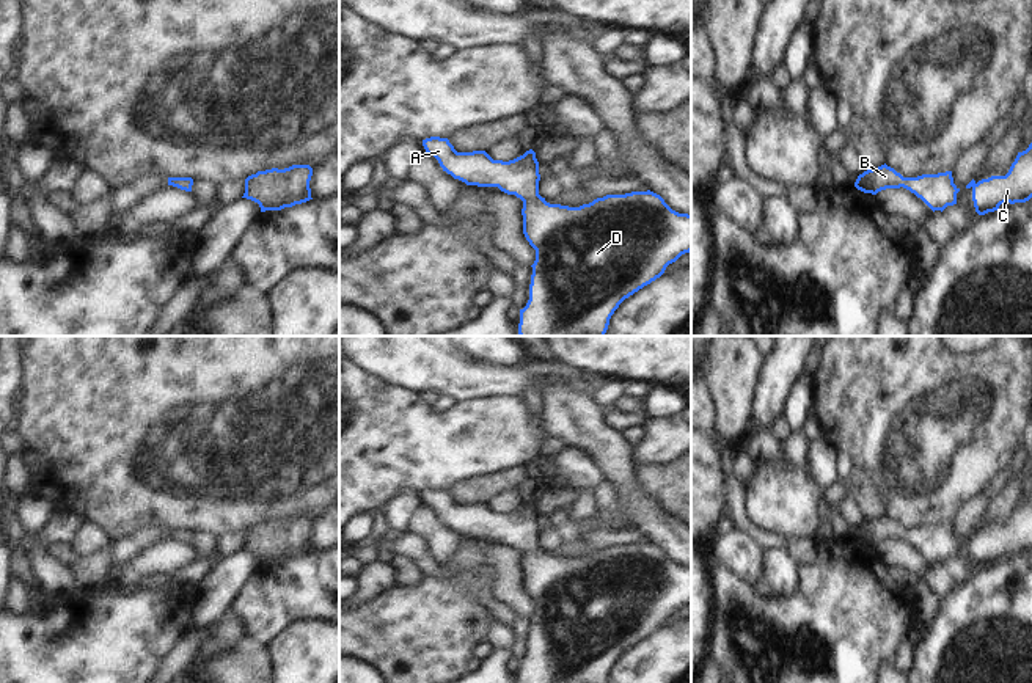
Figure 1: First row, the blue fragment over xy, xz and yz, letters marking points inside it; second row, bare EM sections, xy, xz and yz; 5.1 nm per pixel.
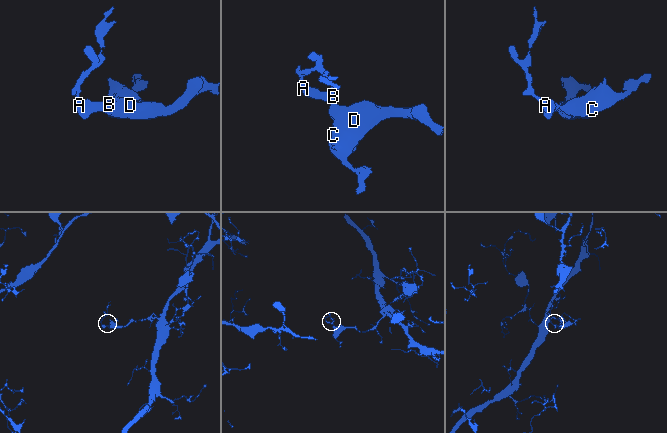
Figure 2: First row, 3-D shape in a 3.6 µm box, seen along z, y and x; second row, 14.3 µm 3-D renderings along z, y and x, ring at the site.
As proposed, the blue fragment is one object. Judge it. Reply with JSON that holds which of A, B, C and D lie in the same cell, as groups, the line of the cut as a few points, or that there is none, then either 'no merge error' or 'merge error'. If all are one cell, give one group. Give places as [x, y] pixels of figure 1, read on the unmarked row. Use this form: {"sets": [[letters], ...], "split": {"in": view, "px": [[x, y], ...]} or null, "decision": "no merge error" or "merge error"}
{"sets": [["A", "B", "C", "D"]], "split": null, "decision": "no merge error"}

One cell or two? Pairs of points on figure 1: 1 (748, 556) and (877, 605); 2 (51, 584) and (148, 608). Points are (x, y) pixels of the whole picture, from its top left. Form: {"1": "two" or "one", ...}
{"1": "two", "2": "two"}

